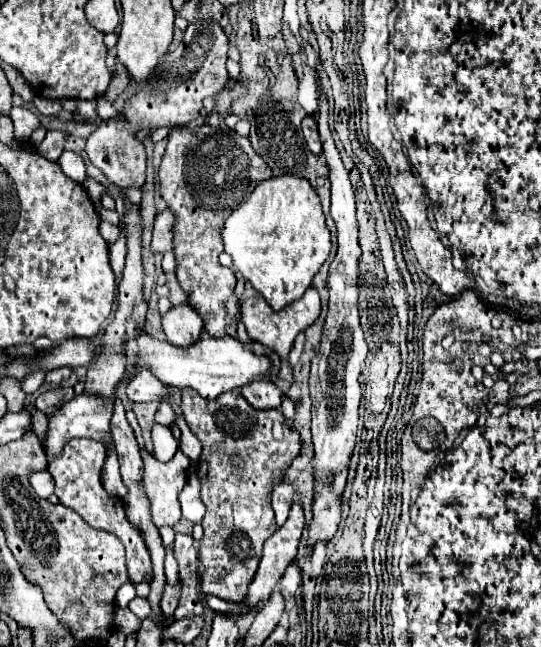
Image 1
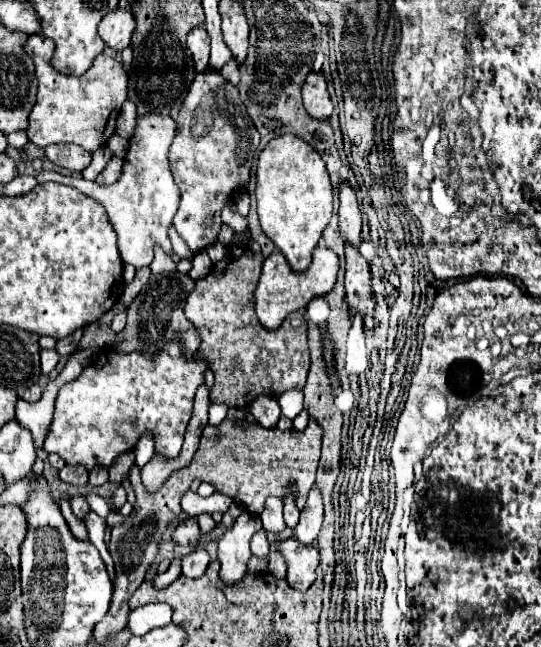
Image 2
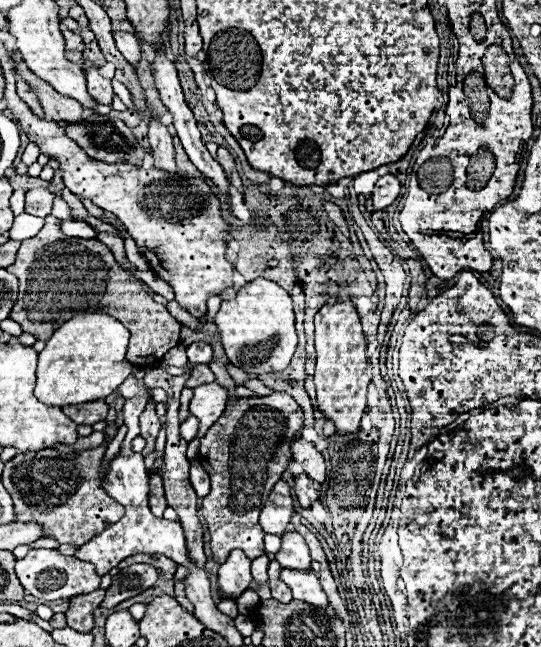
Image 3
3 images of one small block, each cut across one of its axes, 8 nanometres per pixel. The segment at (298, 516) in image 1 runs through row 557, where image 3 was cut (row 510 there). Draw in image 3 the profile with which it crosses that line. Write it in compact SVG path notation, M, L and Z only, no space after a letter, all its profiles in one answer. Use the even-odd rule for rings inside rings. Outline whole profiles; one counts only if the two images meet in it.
M280 480L274 486L272 494L268 496L268 502L264 504L260 512L260 526L268 534L282 536L288 530L292 514L294 514L294 506L292 506L292 496L290 496L290 486L284 480Z

